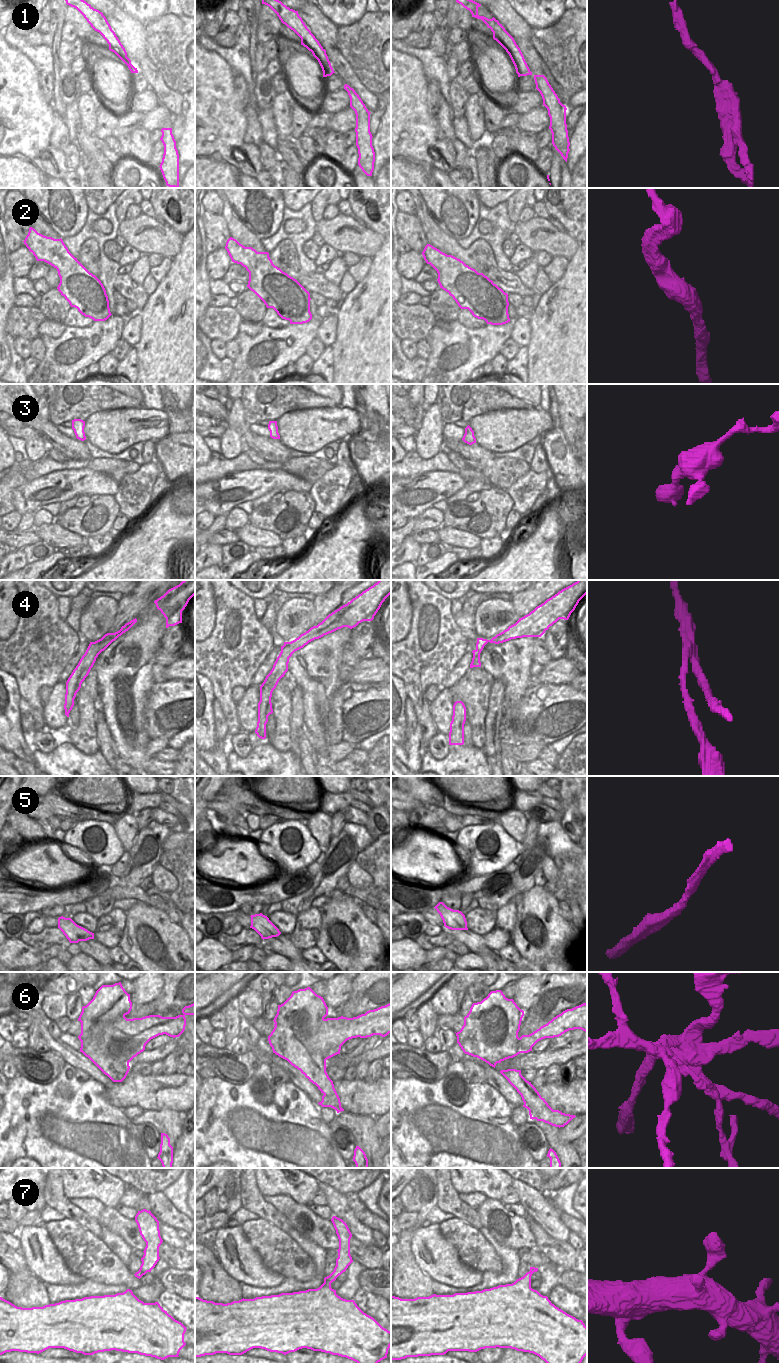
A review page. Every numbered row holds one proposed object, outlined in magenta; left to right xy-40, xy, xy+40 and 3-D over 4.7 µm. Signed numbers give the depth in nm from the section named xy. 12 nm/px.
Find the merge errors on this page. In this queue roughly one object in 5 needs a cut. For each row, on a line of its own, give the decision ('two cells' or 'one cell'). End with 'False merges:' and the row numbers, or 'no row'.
1: two cells
2: one cell
3: one cell
4: two cells
5: one cell
6: two cells
7: one cell
False merges: 1, 4, 6

